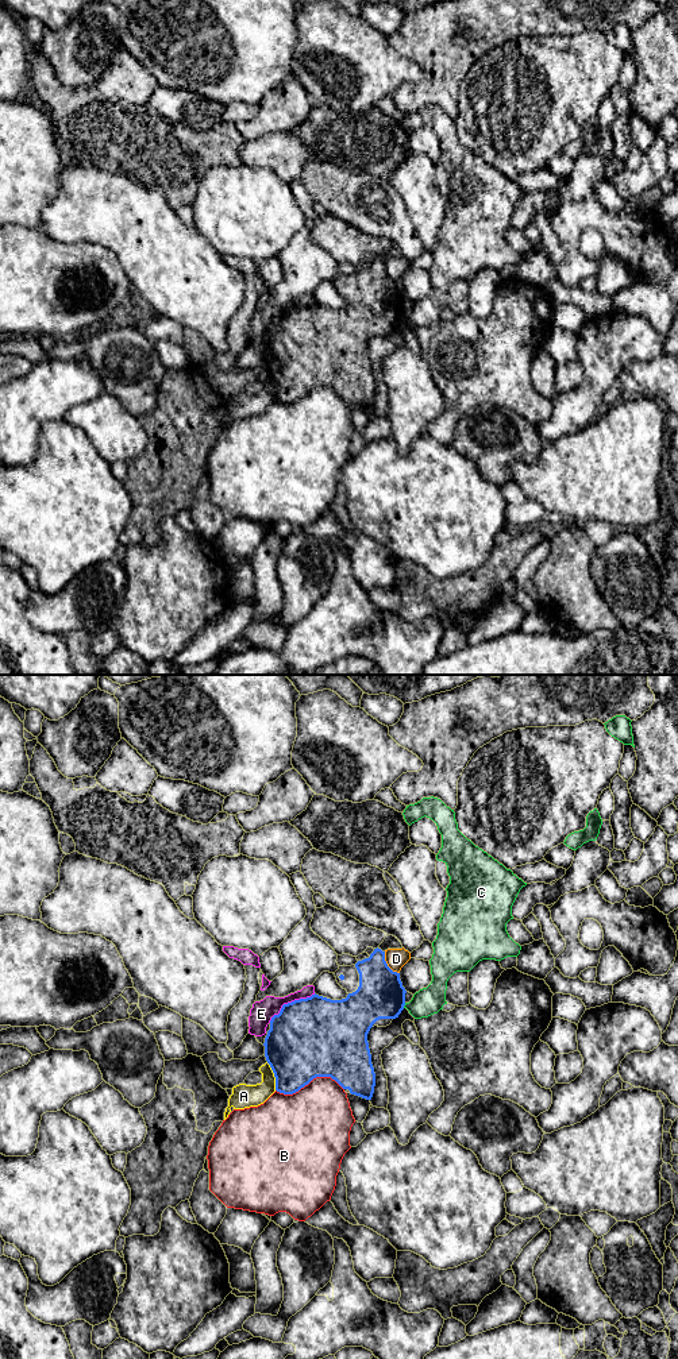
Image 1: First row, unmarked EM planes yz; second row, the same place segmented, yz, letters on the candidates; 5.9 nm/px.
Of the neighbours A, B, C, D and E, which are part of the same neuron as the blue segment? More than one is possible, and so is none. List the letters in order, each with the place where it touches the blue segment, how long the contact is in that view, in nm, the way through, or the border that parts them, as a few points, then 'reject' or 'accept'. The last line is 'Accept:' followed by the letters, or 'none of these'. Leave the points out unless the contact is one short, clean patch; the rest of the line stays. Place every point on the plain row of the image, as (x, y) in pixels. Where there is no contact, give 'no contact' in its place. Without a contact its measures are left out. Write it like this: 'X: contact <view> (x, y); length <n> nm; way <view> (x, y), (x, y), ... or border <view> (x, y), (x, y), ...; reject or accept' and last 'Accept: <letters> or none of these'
A: contact yz (274, 385); length 180 nm; border yz (266, 371), (273, 382), (276, 398); reject
B: contact yz (309, 390); length 400 nm; reject
C: contact yz (404, 313); length 40 nm; border yz (405, 312), (403, 316); reject
D: contact yz (386, 273); length 160 nm; reject
E: contact yz (289, 312); length 320 nm; border yz (315, 302), (285, 312), (269, 331); reject
Accept: none of these

